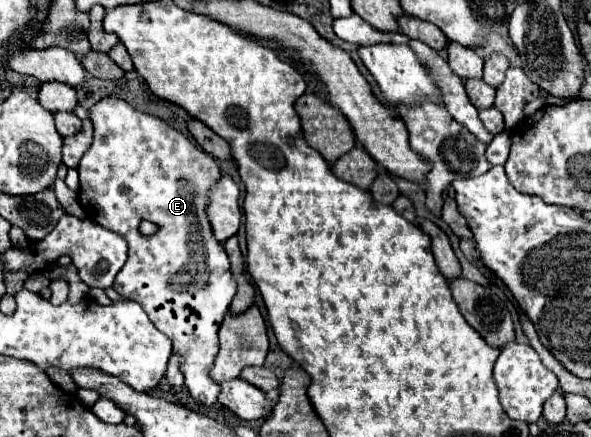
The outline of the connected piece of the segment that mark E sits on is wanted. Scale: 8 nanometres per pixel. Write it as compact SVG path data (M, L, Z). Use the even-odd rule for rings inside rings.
M114 95L100 99L90 109L90 119L94 125L94 141L78 165L78 199L90 221L122 235L128 241L128 261L120 269L112 287L124 299L144 305L156 329L174 341L174 353L184 357L182 373L186 389L196 403L210 407L216 403L220 389L218 383L210 379L208 371L214 361L214 353L218 353L218 329L230 307L230 301L236 295L236 281L230 273L230 261L224 247L214 241L204 213L206 193L220 177L220 167L214 157L196 147L184 133L170 127L160 117L136 111L130 103ZM142 219L158 225L158 231L152 237L144 237L138 231Z

